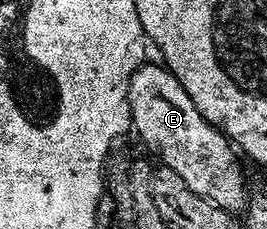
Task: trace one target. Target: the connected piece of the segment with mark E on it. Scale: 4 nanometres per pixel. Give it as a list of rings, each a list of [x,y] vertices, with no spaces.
[[[143,63],[130,80],[133,132],[138,132],[139,139],[162,160],[159,162],[165,168],[176,171],[176,175],[188,183],[193,193],[221,209],[241,210],[248,201],[248,188],[235,146],[229,137],[225,137],[219,129],[206,122],[200,111],[196,111],[196,103],[188,99],[188,91],[180,87],[165,64],[150,64]]]

